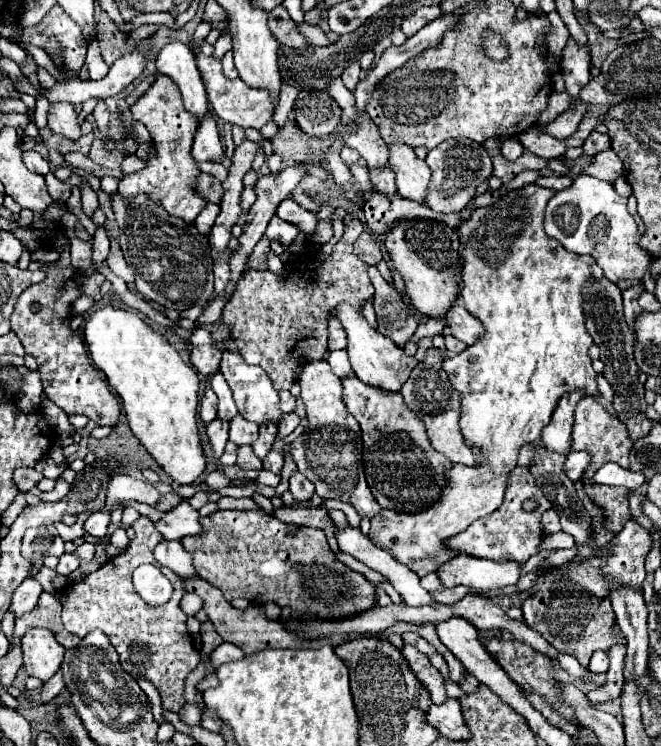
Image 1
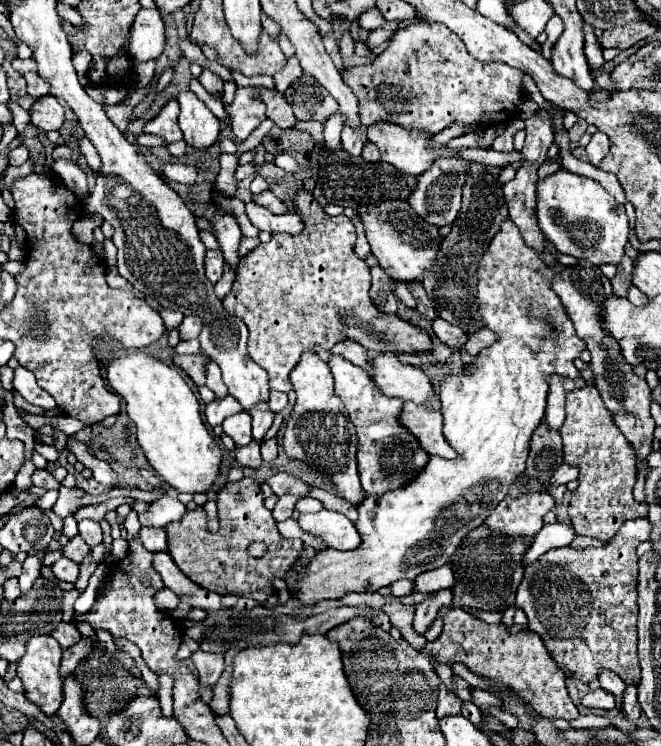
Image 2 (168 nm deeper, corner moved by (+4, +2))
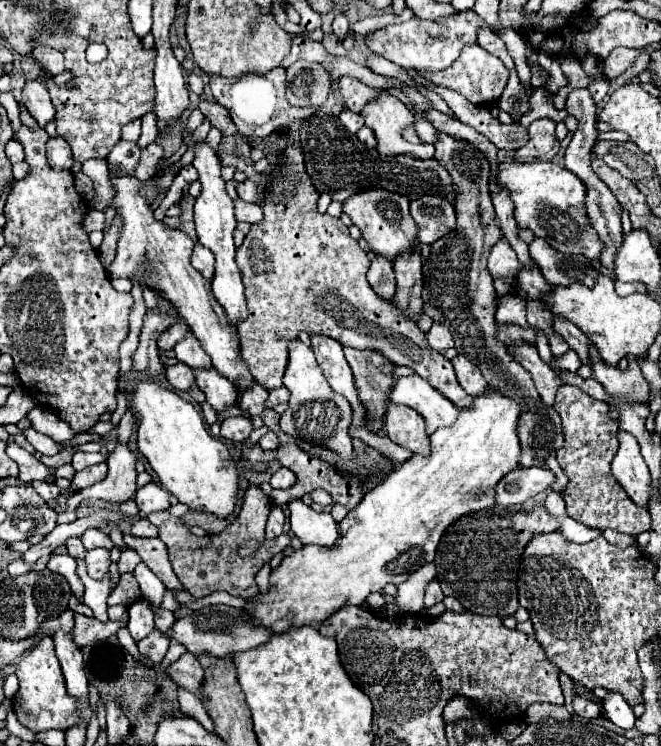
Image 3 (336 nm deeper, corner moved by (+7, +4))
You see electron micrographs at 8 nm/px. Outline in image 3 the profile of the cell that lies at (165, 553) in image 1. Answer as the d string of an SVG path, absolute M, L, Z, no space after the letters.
M136 519L130 533L136 537L158 537L158 529L148 519Z

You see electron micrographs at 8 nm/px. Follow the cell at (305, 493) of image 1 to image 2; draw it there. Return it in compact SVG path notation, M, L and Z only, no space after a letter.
M291 493L281 495L279 501L277 501L277 505L275 505L275 509L273 509L273 517L275 517L275 521L289 519L289 517L293 515L293 511L295 511L295 503L297 503L299 499L301 499L299 495L291 495Z

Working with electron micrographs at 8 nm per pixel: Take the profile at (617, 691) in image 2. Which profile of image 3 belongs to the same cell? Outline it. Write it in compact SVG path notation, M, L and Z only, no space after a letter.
M610 693L604 699L604 717L620 729L632 729L636 721L632 707L622 699L620 693Z

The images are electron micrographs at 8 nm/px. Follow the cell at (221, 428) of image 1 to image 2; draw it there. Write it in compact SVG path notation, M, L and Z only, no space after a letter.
M227 395L225 399L215 399L215 401L211 401L211 403L205 407L205 419L207 419L207 423L209 423L211 427L217 427L217 425L221 425L227 417L231 417L231 415L235 415L235 413L239 413L239 411L243 411L243 407L241 407L231 395Z

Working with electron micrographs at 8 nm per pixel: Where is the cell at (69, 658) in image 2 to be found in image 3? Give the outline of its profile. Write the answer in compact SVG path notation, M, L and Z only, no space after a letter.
M76 615L76 625L72 631L72 637L76 641L78 647L84 647L88 643L100 641L112 633L116 633L122 627L122 623L118 621L108 621L102 623L94 617L84 617L84 615Z

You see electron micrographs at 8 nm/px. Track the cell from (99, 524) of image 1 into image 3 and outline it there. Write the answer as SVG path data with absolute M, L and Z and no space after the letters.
M88 529L82 535L82 543L86 549L96 549L96 547L104 547L108 551L114 549L114 543L110 541L110 537L106 533L102 533L100 529Z

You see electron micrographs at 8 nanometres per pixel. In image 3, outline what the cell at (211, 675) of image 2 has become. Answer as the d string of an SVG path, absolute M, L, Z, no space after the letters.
M184 653L178 661L174 661L166 673L184 689L192 691L194 695L200 697L200 685L204 677L204 669L200 667L198 659L192 653Z

